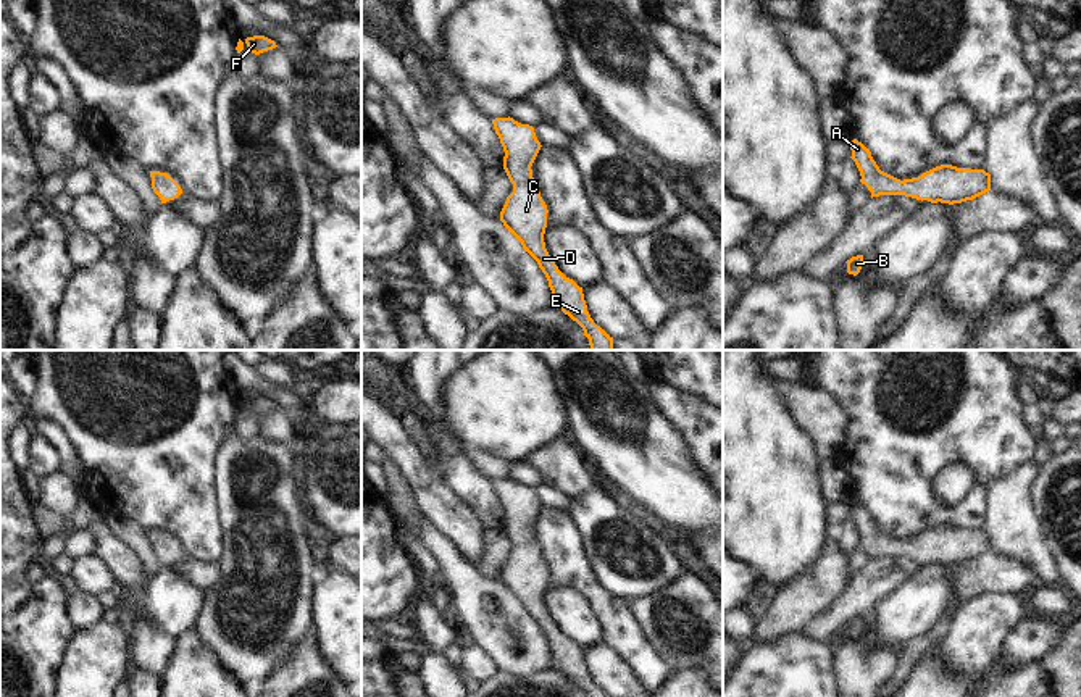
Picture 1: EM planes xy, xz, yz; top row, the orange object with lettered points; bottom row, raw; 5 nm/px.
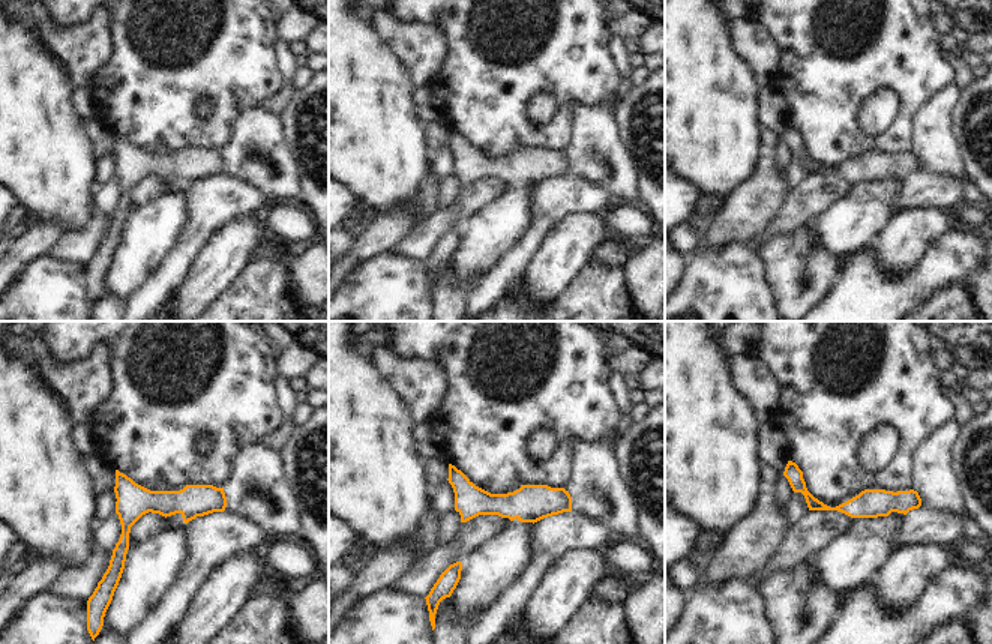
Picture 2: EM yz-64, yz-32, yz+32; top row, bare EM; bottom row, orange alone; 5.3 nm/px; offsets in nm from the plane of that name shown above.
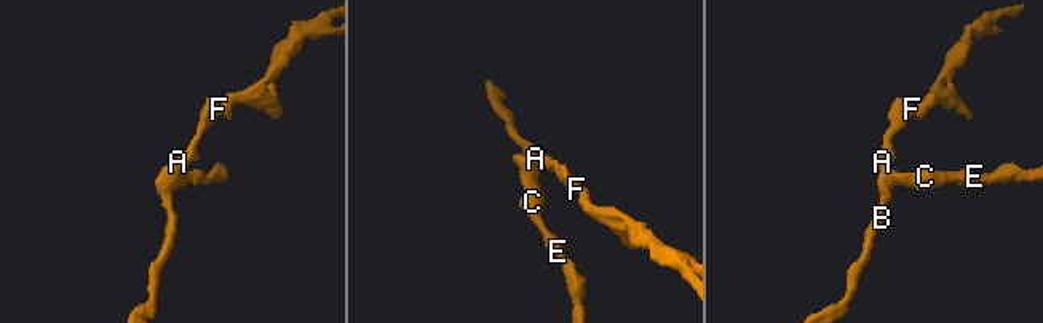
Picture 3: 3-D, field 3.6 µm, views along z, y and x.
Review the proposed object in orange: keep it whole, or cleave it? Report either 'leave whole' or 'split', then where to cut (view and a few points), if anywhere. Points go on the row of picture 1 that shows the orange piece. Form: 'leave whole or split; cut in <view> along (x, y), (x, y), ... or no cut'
leave whole; no cut

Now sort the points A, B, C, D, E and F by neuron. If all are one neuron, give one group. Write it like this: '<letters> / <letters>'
A B C D E F

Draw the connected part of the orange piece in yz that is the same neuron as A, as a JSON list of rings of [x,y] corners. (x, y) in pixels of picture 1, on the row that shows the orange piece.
[[[854,139],[850,142],[852,160],[860,171],[860,182],[868,187],[873,197],[905,195],[931,203],[962,203],[991,190],[991,174],[984,169],[957,168],[941,165],[918,177],[897,179],[879,169],[870,148]]]

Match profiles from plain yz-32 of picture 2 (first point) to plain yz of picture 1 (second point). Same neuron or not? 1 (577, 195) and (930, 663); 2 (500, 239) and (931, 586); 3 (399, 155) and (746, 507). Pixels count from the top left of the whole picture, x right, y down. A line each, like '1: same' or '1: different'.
1: different
2: same
3: same

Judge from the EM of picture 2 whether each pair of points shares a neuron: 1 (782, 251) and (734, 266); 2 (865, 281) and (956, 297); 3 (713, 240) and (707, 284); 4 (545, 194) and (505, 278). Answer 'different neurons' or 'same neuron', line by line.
1: different neurons
2: different neurons
3: different neurons
4: same neuron

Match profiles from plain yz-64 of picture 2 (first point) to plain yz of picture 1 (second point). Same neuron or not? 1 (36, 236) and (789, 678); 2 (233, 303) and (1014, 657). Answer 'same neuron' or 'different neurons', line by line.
1: different neurons
2: different neurons

